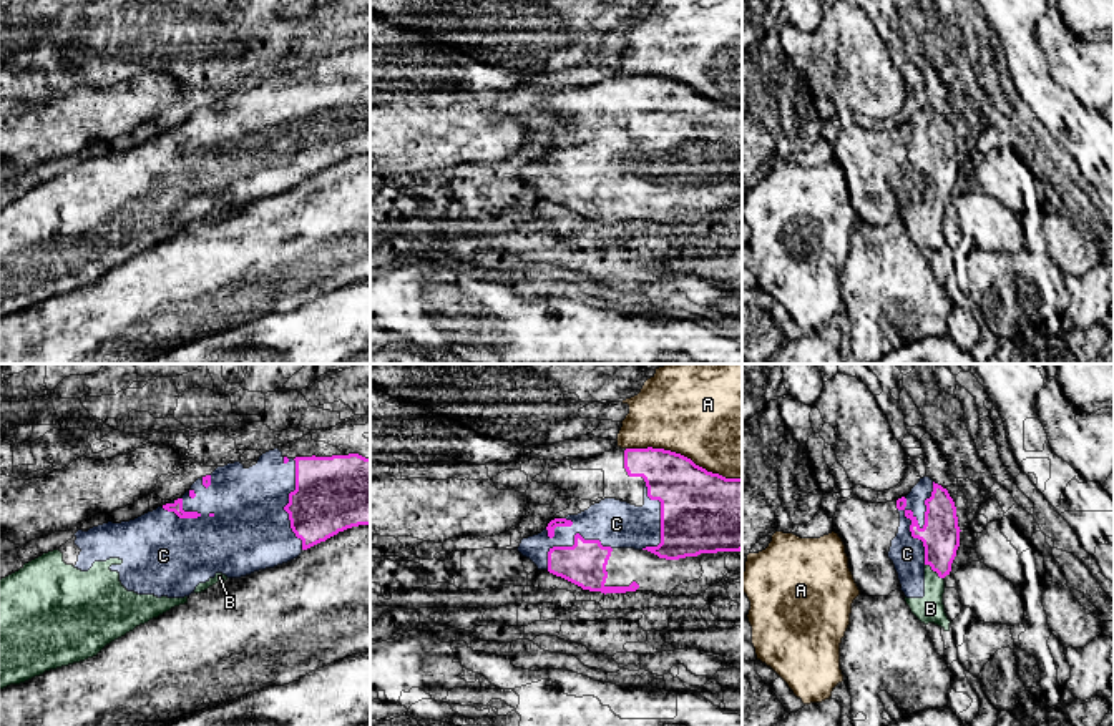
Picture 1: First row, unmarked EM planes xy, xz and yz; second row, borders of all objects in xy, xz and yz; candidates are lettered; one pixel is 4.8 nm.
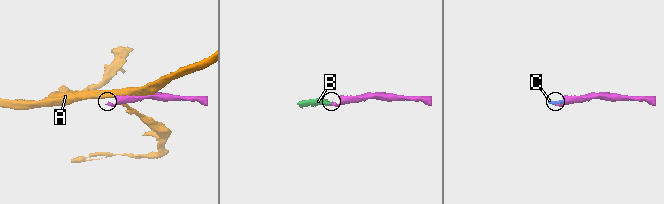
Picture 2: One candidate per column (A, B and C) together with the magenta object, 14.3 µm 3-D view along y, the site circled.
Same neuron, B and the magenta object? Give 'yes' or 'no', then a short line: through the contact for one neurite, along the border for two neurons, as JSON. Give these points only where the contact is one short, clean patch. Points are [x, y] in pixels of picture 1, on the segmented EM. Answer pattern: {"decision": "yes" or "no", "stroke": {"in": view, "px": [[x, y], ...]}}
{"decision": "yes"}

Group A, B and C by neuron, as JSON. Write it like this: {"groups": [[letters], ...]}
{"groups": [["A"], ["B", "C"]]}

